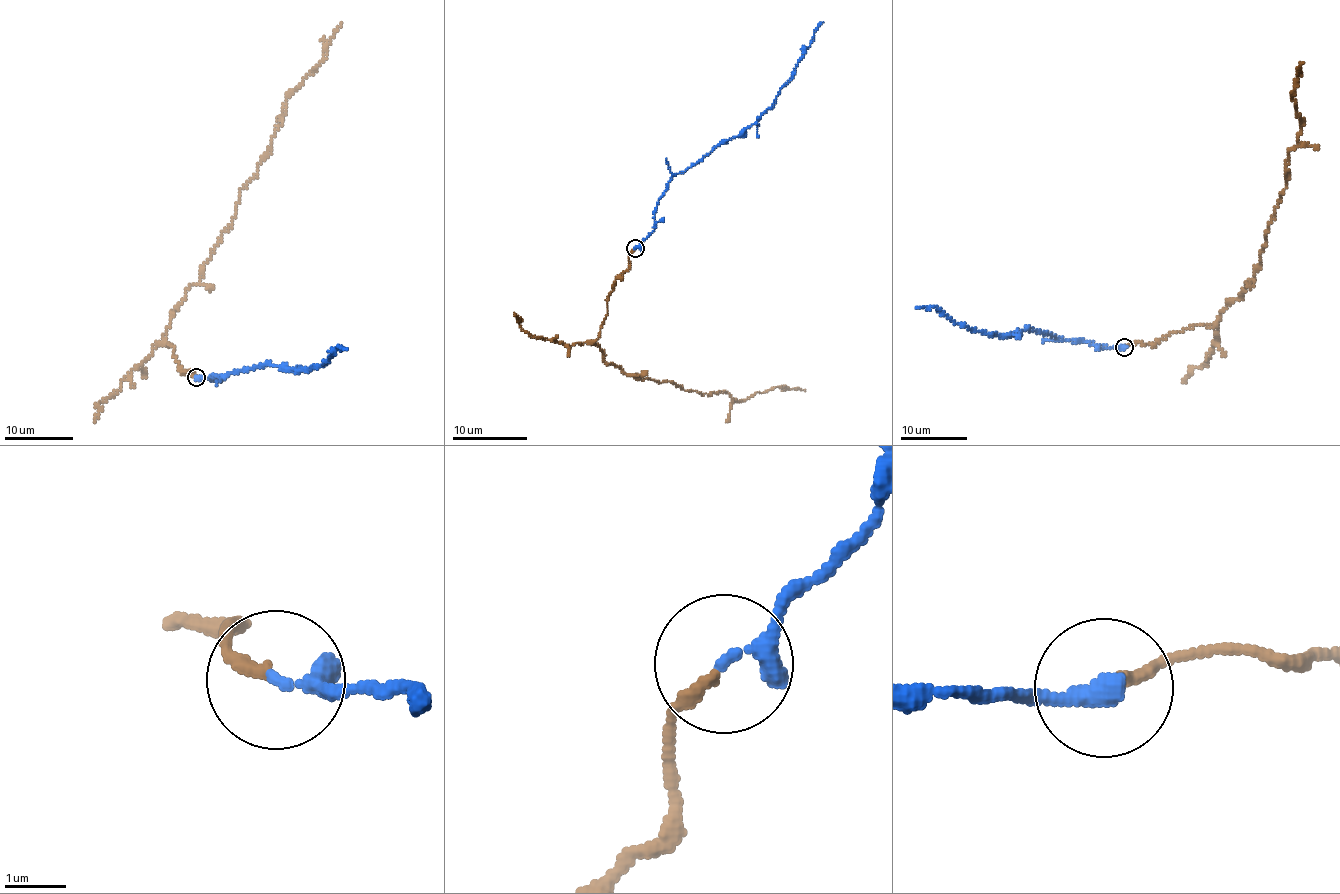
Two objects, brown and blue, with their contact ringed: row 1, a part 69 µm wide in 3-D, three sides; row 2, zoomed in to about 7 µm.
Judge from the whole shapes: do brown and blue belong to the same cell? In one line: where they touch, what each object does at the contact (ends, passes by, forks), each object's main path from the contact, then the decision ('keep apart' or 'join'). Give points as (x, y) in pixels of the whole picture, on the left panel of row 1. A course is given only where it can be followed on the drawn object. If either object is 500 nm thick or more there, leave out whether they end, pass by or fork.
at (196, 377); brown ends there; blue passes by; brown runs (195, 377), (180, 371), (163, 334), (232, 220), (240, 189), (283, 118), (287, 96), (319, 64), (342, 22); blue runs (197, 377), (219, 378), (269, 364), (290, 369), (318, 368), (340, 347), (348, 348); join

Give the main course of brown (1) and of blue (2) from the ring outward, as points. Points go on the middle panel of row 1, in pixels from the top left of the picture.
1: (634, 249), (593, 343), (604, 360), (701, 394), (723, 390), (733, 401), (777, 386), (805, 391)
2: (635, 247), (654, 229), (655, 208), (666, 184), (749, 128), (772, 105), (823, 22)

